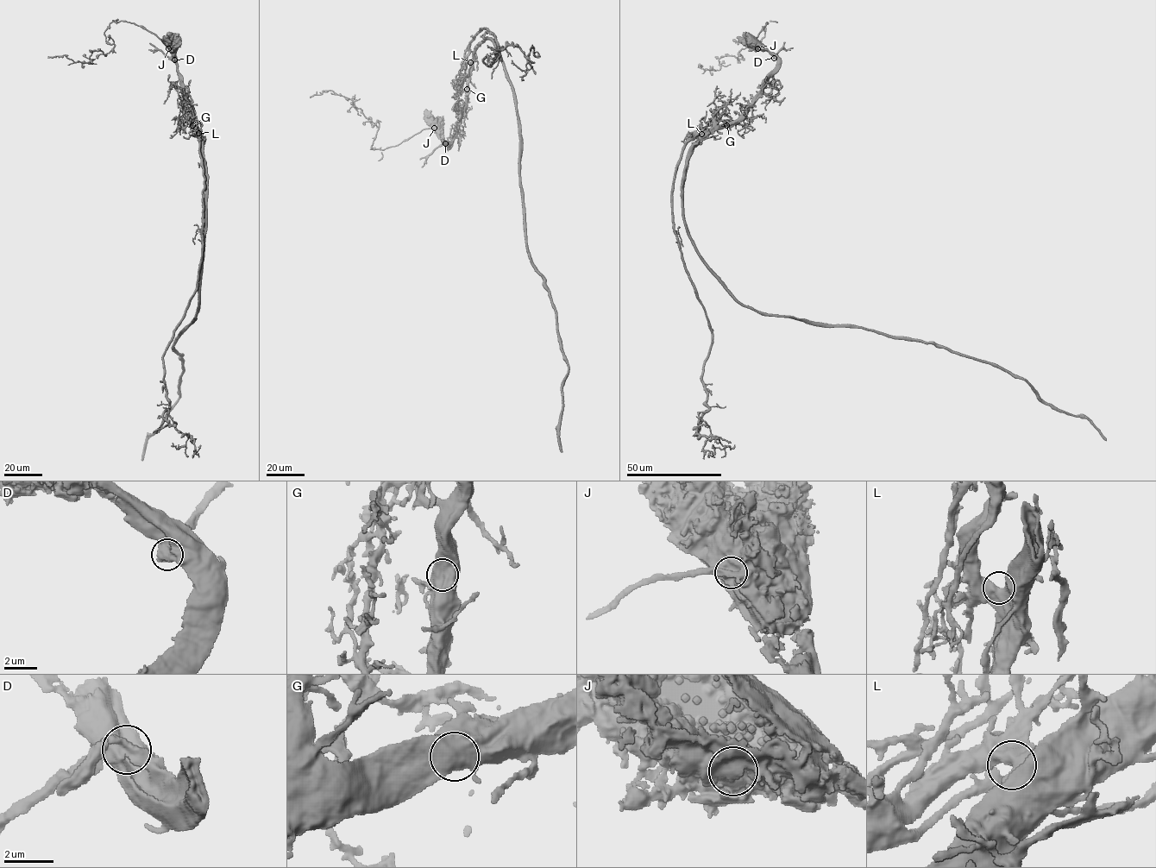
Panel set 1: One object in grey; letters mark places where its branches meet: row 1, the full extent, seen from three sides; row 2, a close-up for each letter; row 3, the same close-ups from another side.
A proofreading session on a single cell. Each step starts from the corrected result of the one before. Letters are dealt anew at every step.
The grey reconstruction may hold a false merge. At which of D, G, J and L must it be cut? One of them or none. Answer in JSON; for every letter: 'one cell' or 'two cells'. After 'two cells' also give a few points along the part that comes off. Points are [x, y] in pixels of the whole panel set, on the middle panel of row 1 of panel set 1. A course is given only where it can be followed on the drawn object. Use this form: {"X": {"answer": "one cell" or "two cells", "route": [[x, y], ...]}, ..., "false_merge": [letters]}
{"D": {"answer": "one cell"}, "G": {"answer": "one cell"}, "J": {"answer": "two cells", "route": [[434, 128], [397, 145], [370, 149], [377, 122], [372, 124], [351, 99], [332, 91], [310, 97]]}, "L": {"answer": "one cell"}, "false_merge": ["J"]}

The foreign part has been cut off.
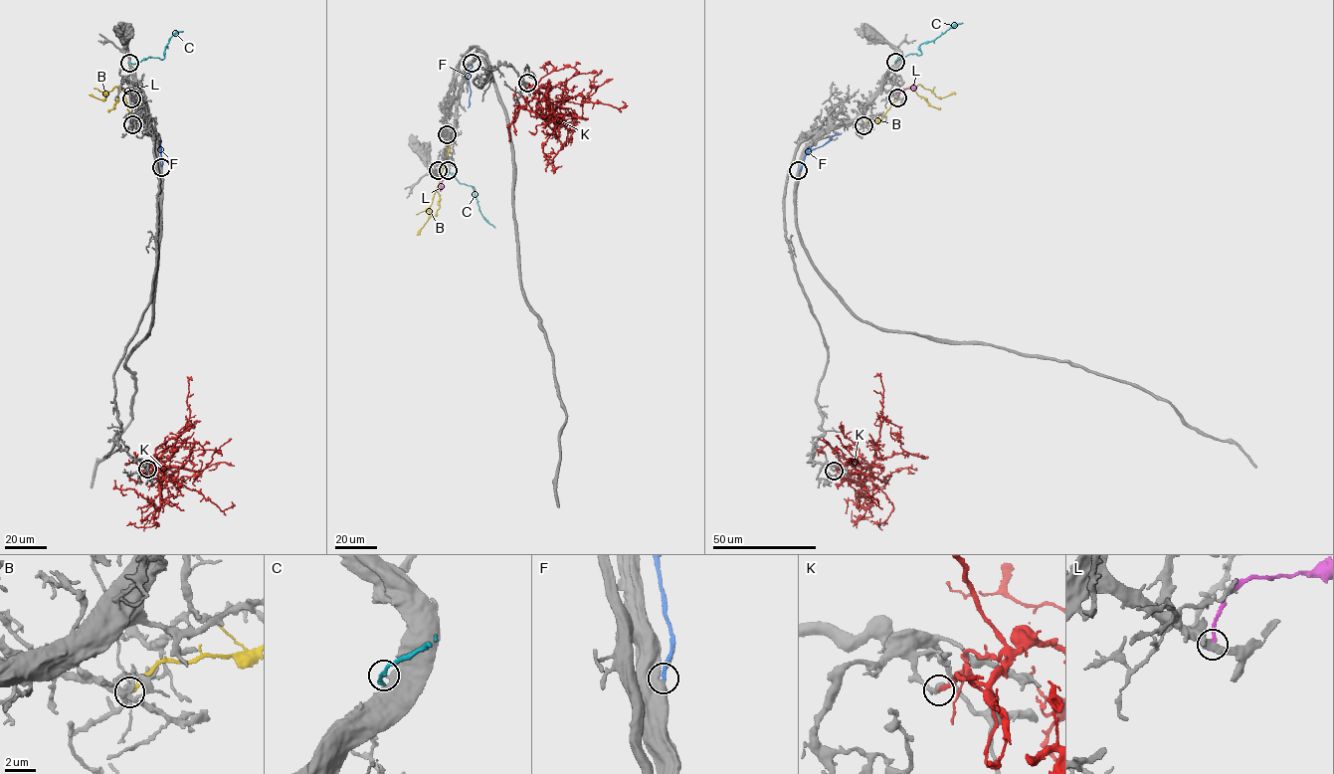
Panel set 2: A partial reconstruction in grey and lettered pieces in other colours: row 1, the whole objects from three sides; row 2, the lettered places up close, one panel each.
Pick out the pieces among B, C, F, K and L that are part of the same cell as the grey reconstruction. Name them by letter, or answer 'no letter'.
F

